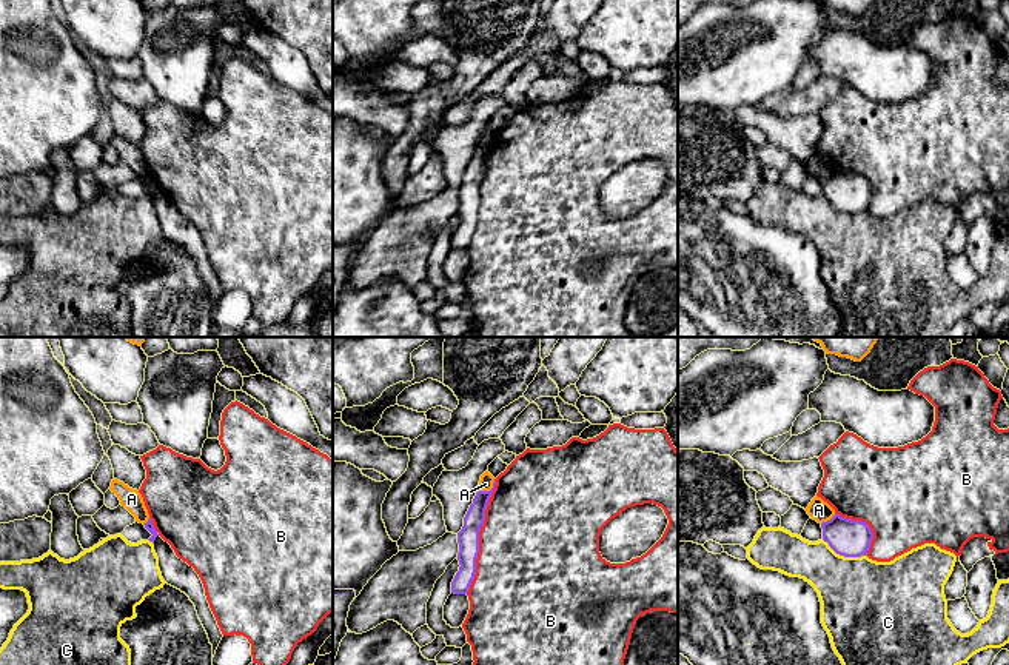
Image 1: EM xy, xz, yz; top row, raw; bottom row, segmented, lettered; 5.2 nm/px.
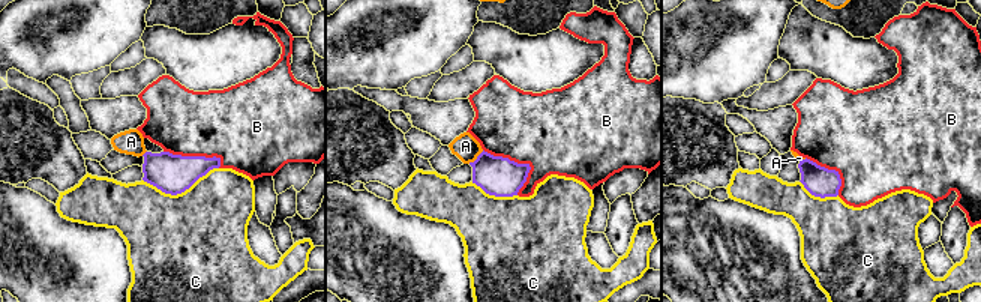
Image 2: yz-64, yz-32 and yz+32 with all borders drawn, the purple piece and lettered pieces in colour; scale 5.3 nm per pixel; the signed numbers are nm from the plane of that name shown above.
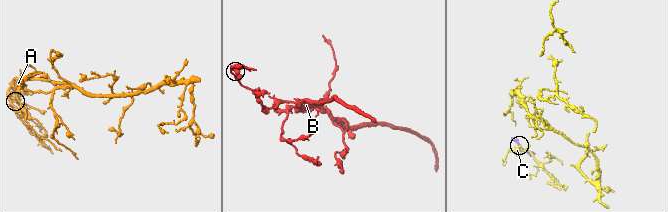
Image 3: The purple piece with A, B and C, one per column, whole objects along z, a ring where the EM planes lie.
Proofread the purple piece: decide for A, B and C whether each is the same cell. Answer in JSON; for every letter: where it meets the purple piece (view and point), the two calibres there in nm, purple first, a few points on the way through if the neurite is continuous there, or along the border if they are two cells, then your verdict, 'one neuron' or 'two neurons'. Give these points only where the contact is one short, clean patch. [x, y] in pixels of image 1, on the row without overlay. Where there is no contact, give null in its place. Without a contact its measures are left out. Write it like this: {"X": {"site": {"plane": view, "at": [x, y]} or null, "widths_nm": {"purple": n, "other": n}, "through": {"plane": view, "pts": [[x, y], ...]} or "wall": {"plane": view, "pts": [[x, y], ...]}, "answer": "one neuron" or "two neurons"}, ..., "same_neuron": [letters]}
{"A": {"site": {"plane": "xz", "at": [487, 147]}, "widths_nm": {"purple": 100, "other": 80}, "through": {"plane": "xz", "pts": [[473, 176], [481, 153], [487, 147], [486, 139]]}, "answer": "one neuron"}, "B": {"site": {"plane": "xz", "at": [478, 191]}, "widths_nm": {"purple": 110, "other": 480}, "answer": "two neurons"}, "C": {"site": {"plane": "yz", "at": [844, 211]}, "widths_nm": {"purple": 200, "other": 440}, "answer": "two neurons"}, "same_neuron": ["A"]}

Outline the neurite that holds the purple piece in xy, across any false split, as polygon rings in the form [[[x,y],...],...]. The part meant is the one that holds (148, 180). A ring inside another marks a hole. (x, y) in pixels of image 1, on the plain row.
[[[112,134],[109,145],[119,152],[120,160],[136,172],[136,177],[143,179],[145,183],[153,189],[148,195],[154,199],[159,189],[153,175],[149,174],[142,149],[117,134]]]

